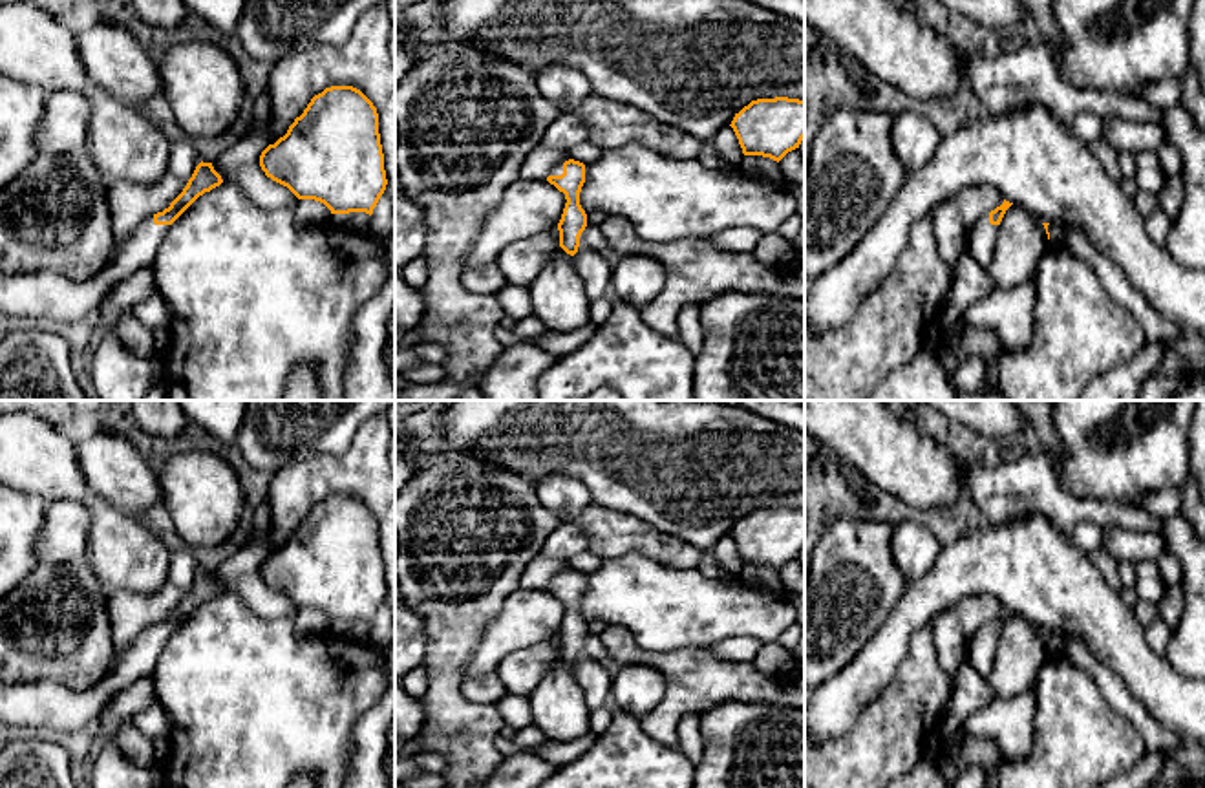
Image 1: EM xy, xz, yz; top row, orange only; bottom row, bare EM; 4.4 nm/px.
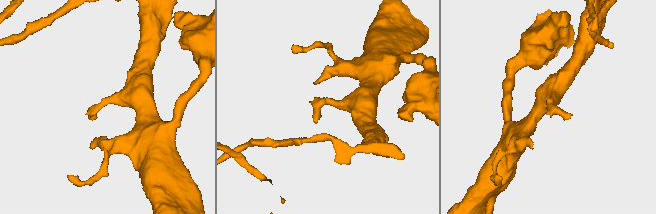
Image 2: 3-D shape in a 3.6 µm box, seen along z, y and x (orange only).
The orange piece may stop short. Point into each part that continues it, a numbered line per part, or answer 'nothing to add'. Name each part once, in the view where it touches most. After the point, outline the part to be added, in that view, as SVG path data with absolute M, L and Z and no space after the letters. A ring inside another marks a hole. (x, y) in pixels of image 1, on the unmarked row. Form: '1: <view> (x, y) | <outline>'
1: xy (41, 704) | M143 629L130 647L115 655L104 678L86 691L48 680L33 684L0 682L0 720L7 726L75 731L90 724L130 684L150 675L170 634Z

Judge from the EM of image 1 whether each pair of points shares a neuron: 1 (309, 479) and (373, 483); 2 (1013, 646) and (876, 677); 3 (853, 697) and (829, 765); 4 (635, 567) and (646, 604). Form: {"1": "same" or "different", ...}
{"1": "same", "2": "different", "3": "different", "4": "same"}

